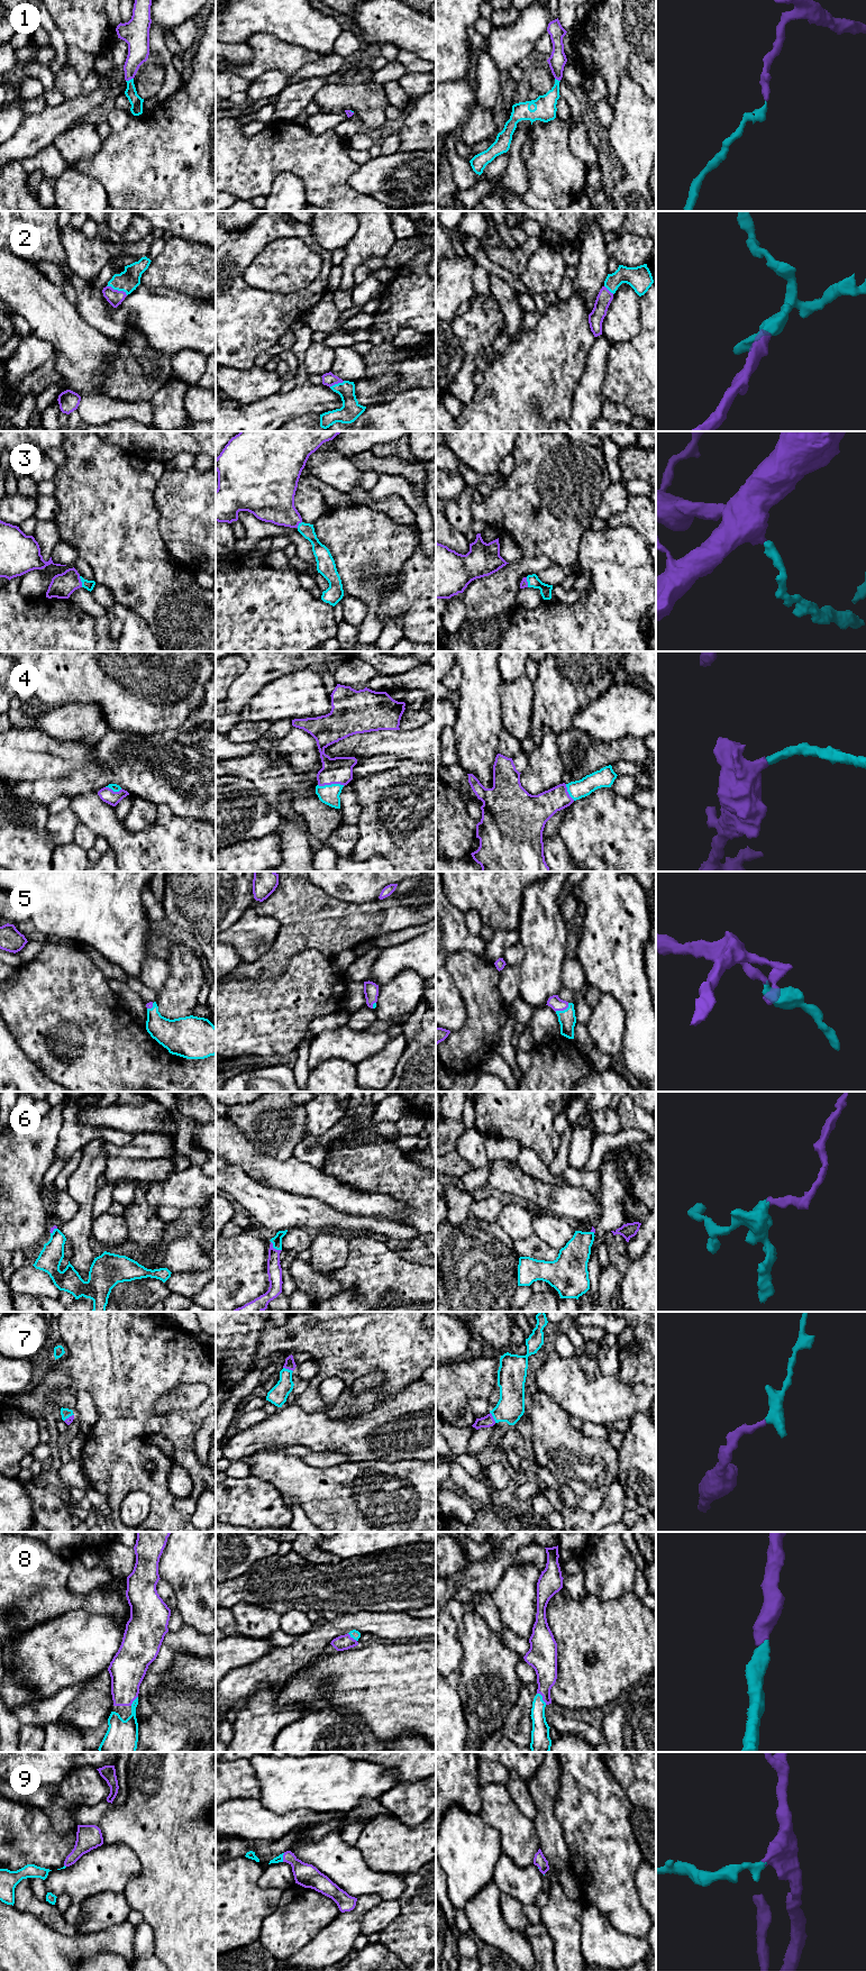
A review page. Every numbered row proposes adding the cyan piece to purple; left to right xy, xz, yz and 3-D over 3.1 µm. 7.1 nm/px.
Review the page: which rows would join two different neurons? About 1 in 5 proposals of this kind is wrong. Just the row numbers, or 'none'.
none

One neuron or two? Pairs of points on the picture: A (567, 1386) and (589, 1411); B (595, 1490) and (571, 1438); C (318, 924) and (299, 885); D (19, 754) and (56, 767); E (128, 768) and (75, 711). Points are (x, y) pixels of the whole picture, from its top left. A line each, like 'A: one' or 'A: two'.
A: one
B: one
C: one
D: one
E: two

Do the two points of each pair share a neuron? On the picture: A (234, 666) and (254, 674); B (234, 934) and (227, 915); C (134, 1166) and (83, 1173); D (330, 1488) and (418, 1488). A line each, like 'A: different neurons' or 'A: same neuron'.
A: different neurons
B: different neurons
C: different neurons
D: same neuron

